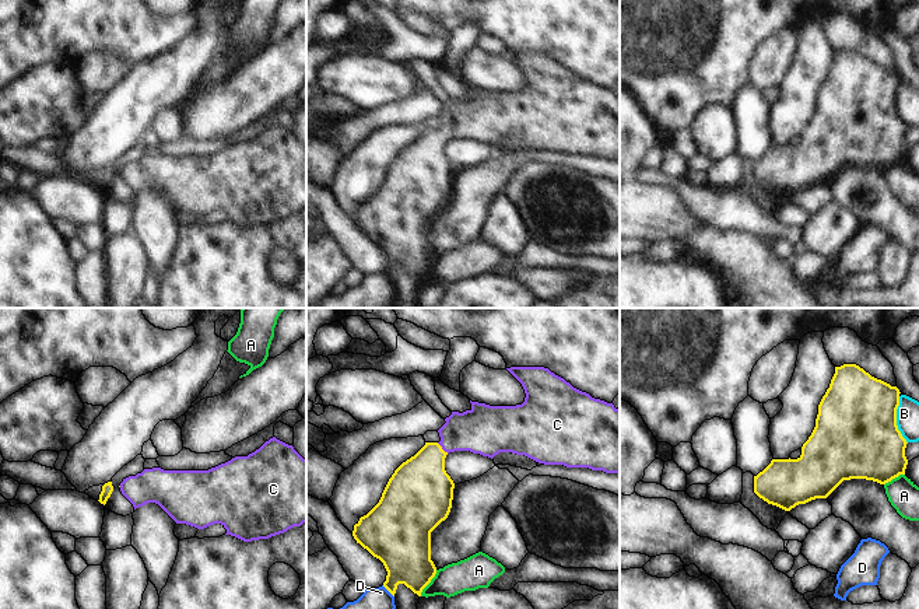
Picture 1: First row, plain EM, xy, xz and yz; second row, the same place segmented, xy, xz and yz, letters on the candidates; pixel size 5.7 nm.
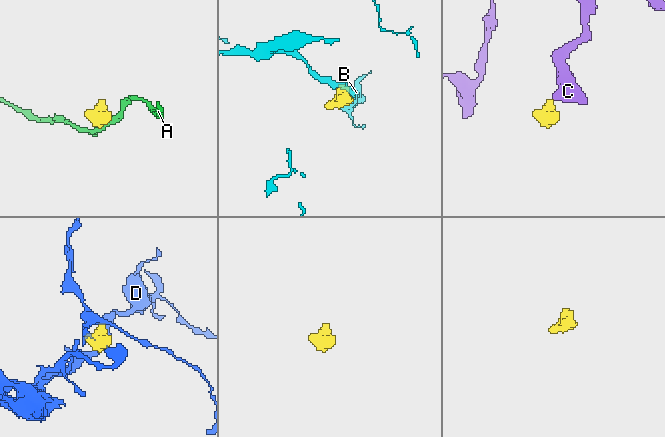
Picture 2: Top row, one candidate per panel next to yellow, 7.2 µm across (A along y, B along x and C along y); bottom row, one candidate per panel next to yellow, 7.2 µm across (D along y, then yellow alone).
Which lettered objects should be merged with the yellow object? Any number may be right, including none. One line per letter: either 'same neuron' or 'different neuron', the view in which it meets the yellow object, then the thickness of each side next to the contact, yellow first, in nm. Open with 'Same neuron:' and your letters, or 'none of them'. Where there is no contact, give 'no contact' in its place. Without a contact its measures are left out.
Same neuron: C
A: different neuron; contact in xz; calibres 300 and 190 nm
B: different neuron; contact in yz; calibres 480 and 130 nm
C: same neuron; contact in xz; calibres 340 and 260 nm
D: different neuron; contact in xz; calibres 300 and 260 nm

